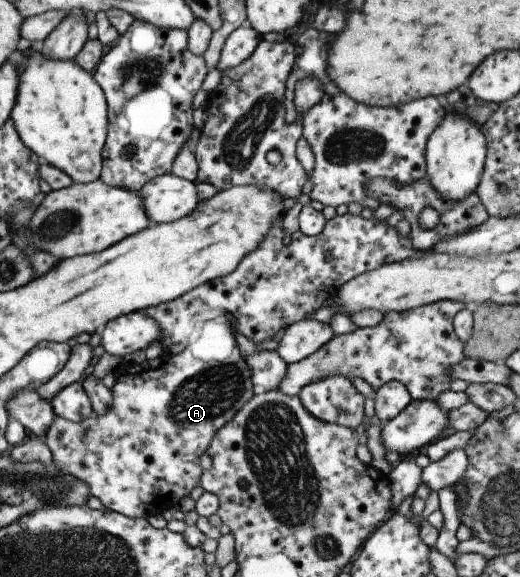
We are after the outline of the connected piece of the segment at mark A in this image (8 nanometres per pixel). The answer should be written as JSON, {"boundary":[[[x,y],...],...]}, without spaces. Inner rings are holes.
{"boundary":[[[233,346],[223,360],[201,361],[185,347],[175,355],[164,352],[139,364],[121,362],[114,372],[108,411],[79,422],[56,416],[43,441],[51,451],[54,467],[63,475],[73,475],[84,482],[90,496],[95,496],[105,509],[127,518],[146,519],[167,508],[178,508],[178,502],[199,486],[199,456],[205,452],[210,438],[251,398],[252,389],[249,367],[237,346]]]}

